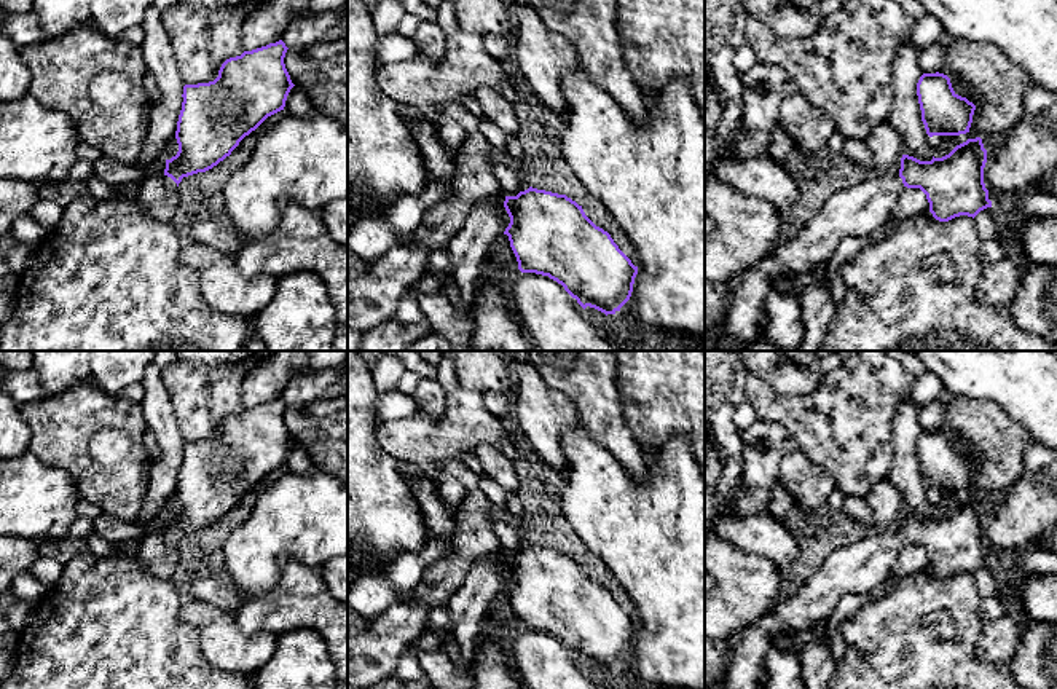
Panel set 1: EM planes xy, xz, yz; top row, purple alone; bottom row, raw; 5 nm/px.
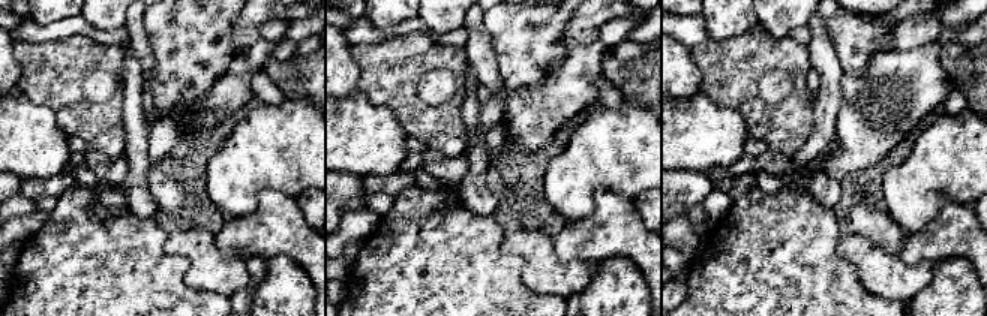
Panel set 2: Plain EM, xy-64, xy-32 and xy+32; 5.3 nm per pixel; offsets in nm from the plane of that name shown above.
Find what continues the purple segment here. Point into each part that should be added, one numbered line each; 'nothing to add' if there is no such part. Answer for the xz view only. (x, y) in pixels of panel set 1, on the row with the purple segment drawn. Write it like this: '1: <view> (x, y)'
1: xz (525, 173)

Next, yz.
1: yz (863, 211)

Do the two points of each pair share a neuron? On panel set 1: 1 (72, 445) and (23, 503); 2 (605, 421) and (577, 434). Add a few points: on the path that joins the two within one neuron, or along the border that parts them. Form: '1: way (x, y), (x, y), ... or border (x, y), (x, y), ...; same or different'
1: border (29, 450), (42, 461), (64, 469), (78, 493); different
2: border (581, 421), (612, 455); different

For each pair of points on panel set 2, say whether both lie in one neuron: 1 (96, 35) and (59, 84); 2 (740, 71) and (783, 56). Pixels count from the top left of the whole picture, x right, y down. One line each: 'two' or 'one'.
1: two
2: one

